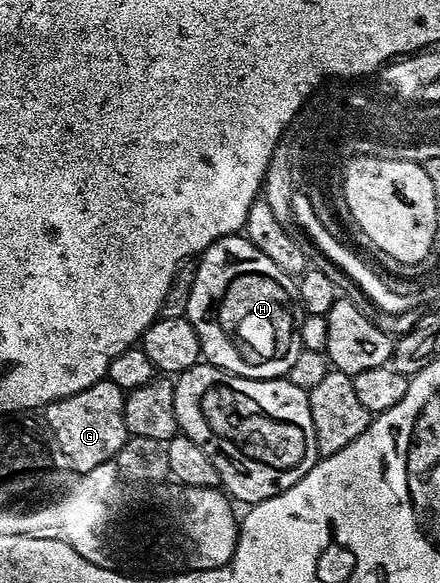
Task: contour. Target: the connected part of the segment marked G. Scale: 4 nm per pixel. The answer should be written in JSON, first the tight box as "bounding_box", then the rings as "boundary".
{"bounding_box":[44,378,128,476],"boundary":[[[105,378],[80,393],[72,393],[72,397],[50,403],[44,409],[44,423],[58,446],[58,452],[79,476],[113,459],[126,444],[128,432],[124,425],[125,400],[126,396],[120,388]]]}

